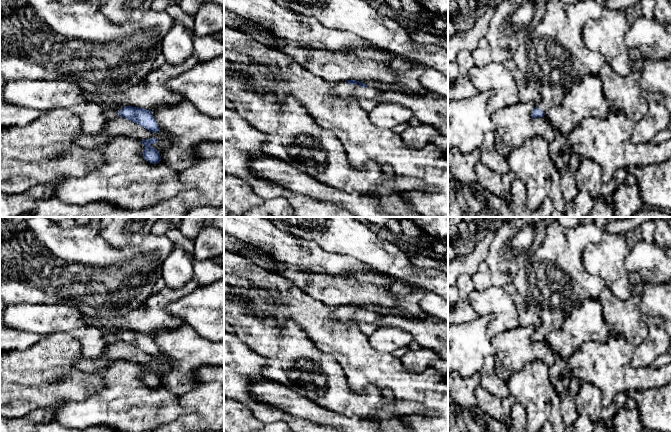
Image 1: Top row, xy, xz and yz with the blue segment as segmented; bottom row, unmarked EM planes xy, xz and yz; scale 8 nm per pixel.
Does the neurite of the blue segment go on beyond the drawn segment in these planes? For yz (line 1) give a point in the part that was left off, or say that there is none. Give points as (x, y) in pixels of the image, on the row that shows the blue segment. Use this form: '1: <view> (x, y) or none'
1: yz (554, 58)

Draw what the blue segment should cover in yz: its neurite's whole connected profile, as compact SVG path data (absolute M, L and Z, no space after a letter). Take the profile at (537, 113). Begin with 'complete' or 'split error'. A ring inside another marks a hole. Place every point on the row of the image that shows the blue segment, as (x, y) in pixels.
split error; M560 0L547 2L545 15L513 56L528 83L542 97L532 112L533 119L544 117L546 111L558 106L565 95L586 76L598 76L606 60L602 54L591 51L585 45L582 30L587 21L599 18L605 8L596 0L578 0L572 4Z

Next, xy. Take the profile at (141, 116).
split error; M113 104L113 106L116 109L120 109L118 113L121 117L126 118L133 123L137 123L153 133L159 132L160 128L151 110L146 110L139 107L126 106L124 104Z

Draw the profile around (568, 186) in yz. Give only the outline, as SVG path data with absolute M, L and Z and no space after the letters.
M565 164L559 169L560 172L560 189L566 202L575 198L579 192L576 184L576 169Z

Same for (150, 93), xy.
M224 55L204 62L194 56L177 65L165 62L125 91L83 91L83 96L99 104L124 104L146 110L174 106L184 99L203 114L224 117Z

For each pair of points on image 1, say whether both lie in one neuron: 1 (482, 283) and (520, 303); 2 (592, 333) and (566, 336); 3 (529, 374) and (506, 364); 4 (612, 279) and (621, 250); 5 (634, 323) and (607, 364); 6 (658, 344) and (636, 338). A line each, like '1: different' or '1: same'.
1: different
2: same
3: different
4: same
5: different
6: different

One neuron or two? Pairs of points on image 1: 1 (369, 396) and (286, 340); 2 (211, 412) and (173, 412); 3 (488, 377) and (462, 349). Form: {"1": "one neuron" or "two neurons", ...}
{"1": "one neuron", "2": "two neurons", "3": "one neuron"}

